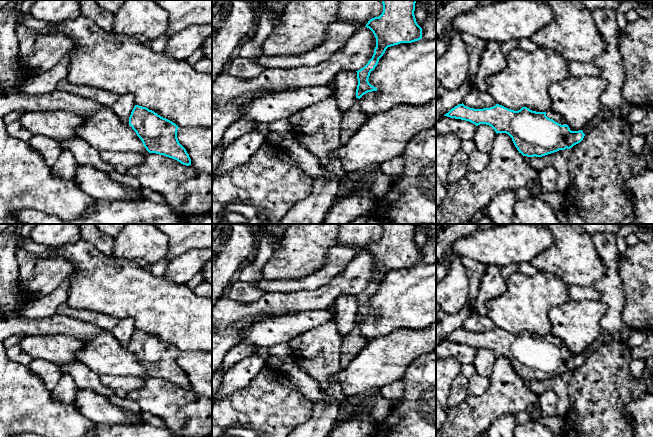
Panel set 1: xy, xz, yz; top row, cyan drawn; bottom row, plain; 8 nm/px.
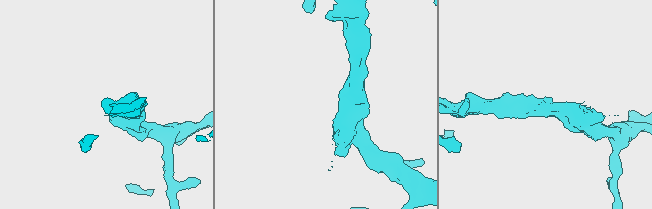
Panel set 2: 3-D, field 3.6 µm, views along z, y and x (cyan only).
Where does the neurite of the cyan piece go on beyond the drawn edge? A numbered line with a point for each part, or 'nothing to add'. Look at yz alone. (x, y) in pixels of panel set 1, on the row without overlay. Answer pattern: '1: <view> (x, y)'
1: yz (555, 340)

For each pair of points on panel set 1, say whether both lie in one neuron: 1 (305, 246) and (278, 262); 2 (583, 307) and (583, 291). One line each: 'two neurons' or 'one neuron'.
1: one neuron
2: two neurons

